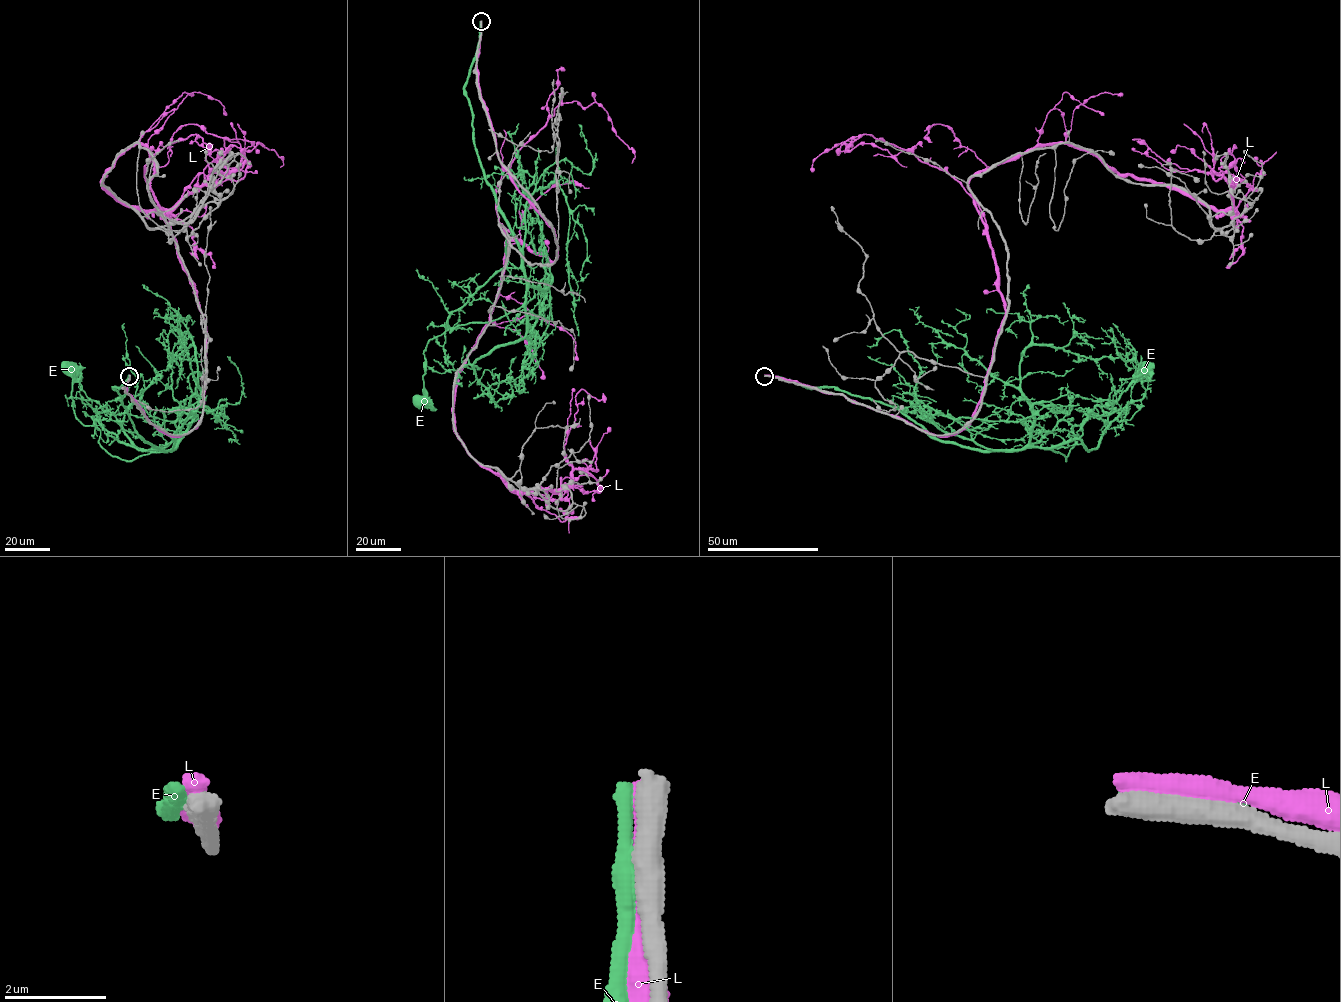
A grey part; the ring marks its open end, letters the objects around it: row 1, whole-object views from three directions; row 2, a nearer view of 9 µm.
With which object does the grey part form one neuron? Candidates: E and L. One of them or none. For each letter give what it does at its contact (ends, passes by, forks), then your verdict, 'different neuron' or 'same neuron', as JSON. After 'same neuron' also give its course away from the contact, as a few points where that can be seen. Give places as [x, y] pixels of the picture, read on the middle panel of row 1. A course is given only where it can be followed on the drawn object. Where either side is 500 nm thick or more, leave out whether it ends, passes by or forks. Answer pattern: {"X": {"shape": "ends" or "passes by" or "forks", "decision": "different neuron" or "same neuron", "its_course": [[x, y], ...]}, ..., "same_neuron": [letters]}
{"E": {"shape": "passes by", "decision": "different neuron"}, "L": {"shape": "passes by", "decision": "different neuron"}, "same_neuron": []}

